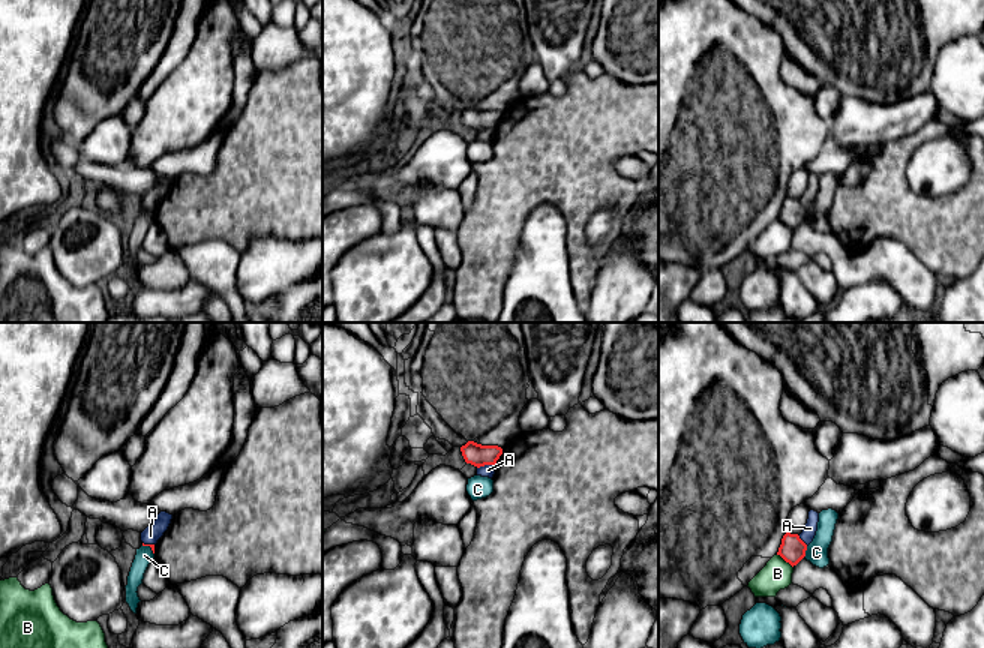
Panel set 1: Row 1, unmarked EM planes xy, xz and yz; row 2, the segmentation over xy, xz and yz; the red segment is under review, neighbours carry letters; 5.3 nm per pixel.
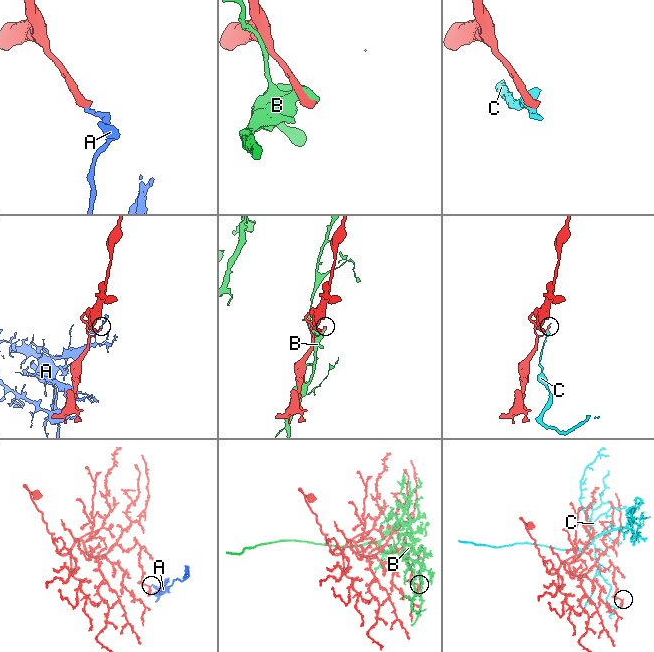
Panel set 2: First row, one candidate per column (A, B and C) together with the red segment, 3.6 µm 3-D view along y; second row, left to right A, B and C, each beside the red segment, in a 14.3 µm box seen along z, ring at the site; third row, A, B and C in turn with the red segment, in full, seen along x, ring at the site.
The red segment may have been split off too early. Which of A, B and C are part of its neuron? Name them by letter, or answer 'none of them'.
none of them

